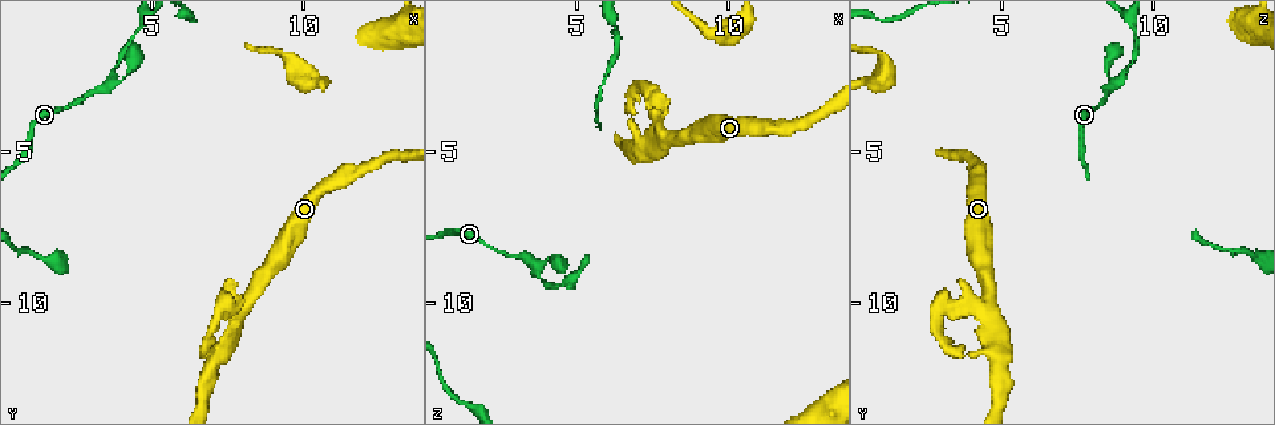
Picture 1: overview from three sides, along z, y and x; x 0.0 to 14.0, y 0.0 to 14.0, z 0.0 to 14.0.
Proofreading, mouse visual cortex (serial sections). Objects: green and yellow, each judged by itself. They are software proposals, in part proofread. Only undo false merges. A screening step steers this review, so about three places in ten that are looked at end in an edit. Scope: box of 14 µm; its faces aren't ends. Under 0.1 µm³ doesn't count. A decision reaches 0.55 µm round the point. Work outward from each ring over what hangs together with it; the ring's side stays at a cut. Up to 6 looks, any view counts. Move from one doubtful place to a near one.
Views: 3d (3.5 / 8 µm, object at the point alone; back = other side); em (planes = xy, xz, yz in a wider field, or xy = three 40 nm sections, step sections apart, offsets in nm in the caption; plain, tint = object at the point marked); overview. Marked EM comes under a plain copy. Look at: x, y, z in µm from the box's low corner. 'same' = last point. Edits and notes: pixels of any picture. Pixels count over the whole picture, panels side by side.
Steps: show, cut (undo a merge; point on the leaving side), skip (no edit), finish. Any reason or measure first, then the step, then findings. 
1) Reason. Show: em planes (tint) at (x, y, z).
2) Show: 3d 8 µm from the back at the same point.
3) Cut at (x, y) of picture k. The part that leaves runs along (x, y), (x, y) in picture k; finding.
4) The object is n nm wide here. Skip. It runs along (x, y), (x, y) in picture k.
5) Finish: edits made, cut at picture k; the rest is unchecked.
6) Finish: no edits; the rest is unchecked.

Arms part here. Show: em xy step 1 (tint) at (3.7, 2.7, 8.7).

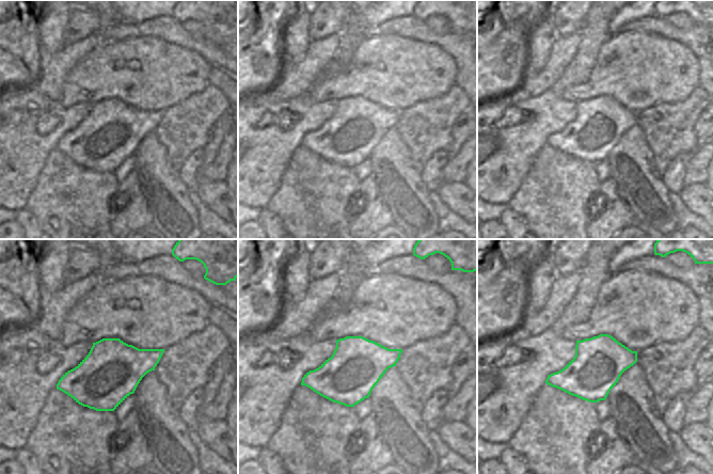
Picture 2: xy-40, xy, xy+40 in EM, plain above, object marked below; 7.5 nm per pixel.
Show: 3d 3.5 µm at the same point.

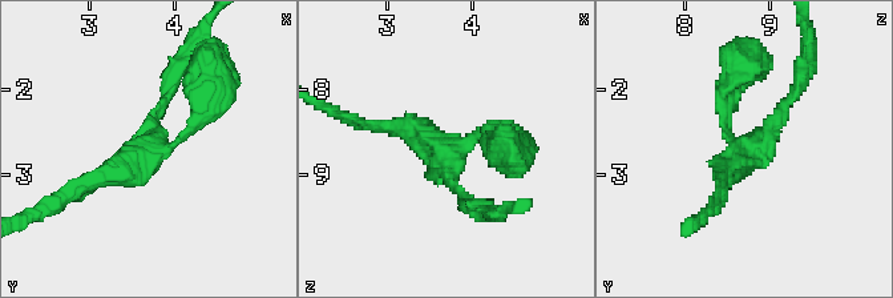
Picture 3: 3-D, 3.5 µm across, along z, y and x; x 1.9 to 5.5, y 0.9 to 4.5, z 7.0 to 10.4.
The object is 400 nm wide here. Cut at (797, 87) of picture 3. The part that leaves runs along (778, 117), (801, 80), (808, 35) in picture 3; two cells meet here.

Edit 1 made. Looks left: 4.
Show: overview.

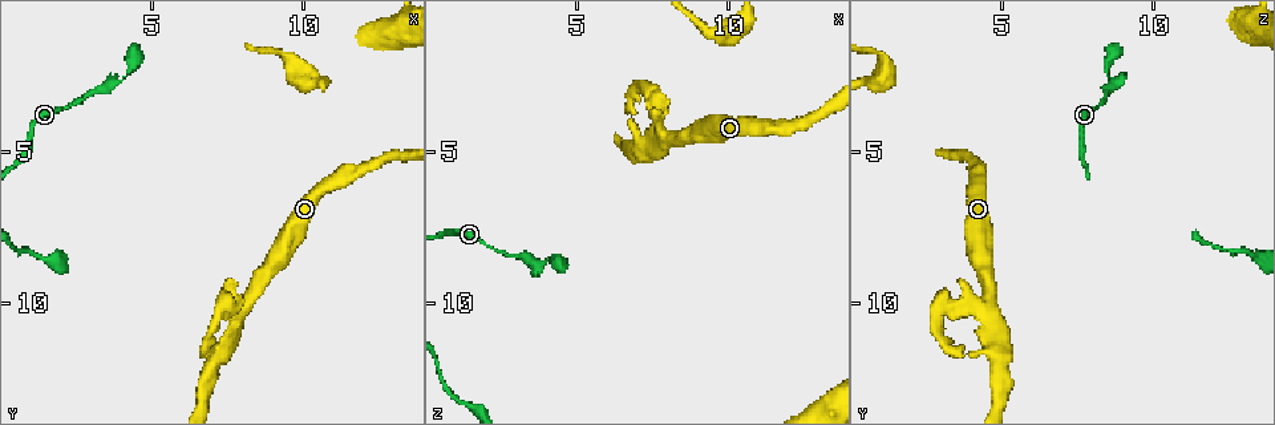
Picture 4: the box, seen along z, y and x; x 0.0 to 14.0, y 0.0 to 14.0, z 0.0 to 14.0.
Three arms meet. Show: 3d 3.5 µm at (8.0, 10.2, 4.5).

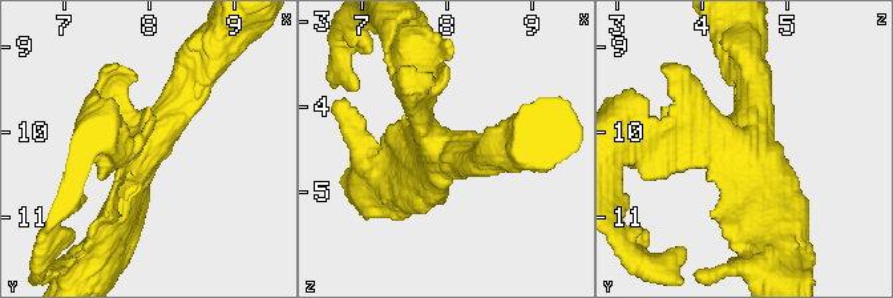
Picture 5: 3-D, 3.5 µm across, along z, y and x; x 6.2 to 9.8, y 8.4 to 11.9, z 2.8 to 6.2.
Show: em xy step 2 (tint) at (7.95, 10.25, 4.55).

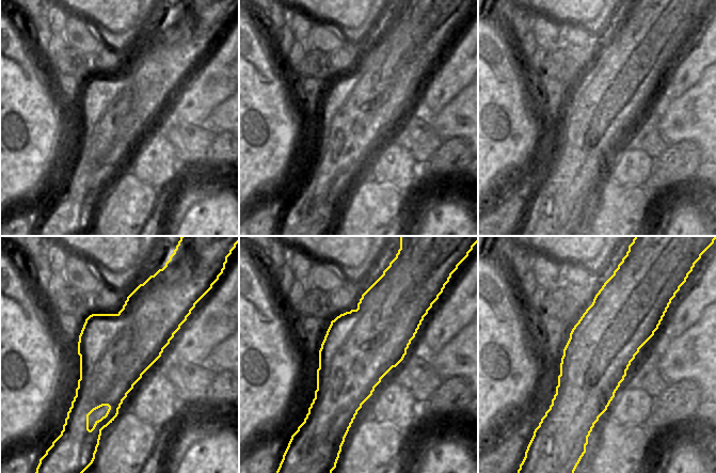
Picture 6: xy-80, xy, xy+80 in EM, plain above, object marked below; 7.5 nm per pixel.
Skip. One cell here.

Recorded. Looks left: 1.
Finish: edits made, cut at picture 3; the rest is unchecked.

